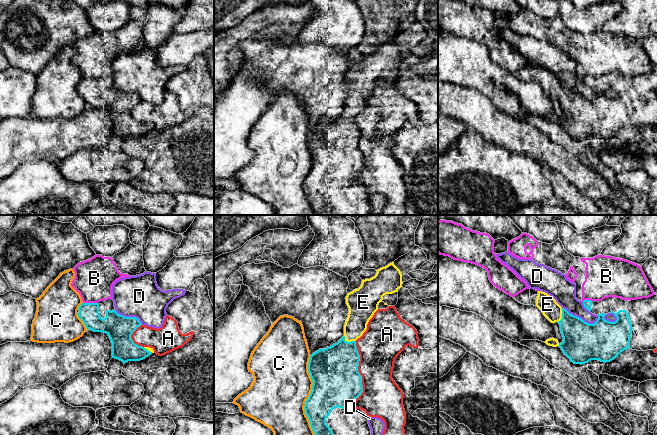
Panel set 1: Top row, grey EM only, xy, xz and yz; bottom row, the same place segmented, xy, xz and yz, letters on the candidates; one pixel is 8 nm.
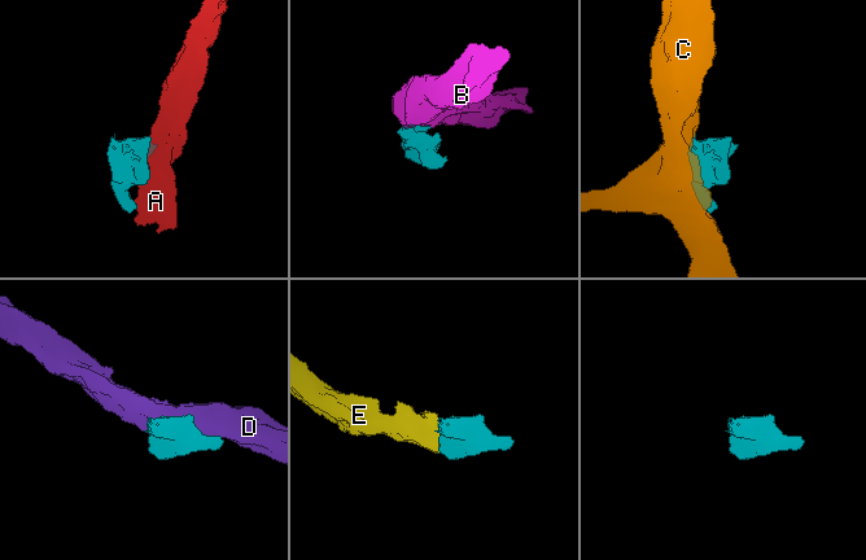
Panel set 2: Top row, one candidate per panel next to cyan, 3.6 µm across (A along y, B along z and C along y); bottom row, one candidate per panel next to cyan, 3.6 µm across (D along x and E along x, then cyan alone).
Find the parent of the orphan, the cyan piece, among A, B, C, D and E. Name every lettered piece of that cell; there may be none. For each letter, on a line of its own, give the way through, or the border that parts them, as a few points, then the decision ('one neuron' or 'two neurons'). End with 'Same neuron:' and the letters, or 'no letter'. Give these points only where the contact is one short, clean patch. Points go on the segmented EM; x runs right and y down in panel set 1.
A: two neurons
B: two neurons
C: two neurons
D: two neurons
E: one neuron
Same neuron: E

